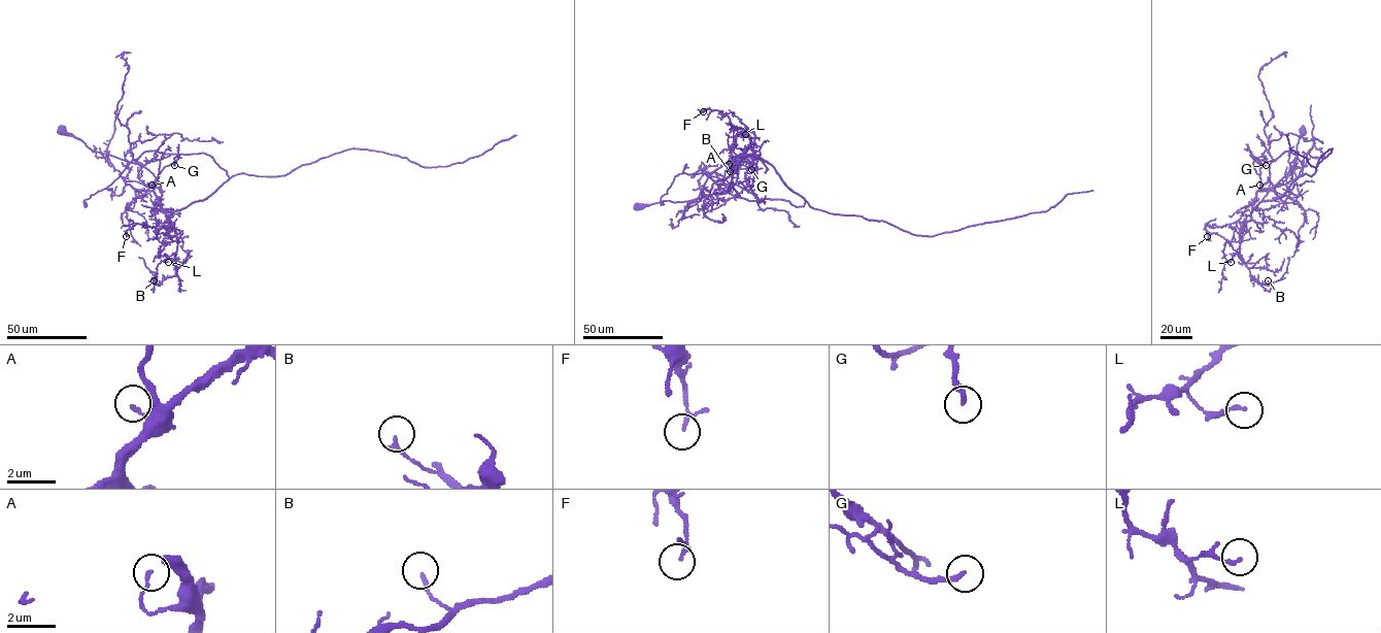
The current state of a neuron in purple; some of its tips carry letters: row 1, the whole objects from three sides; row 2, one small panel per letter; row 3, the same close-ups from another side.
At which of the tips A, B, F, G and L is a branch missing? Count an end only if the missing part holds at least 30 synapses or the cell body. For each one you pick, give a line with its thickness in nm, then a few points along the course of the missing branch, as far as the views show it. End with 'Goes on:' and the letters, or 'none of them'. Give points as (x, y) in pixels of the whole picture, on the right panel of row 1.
Goes on: none of them

